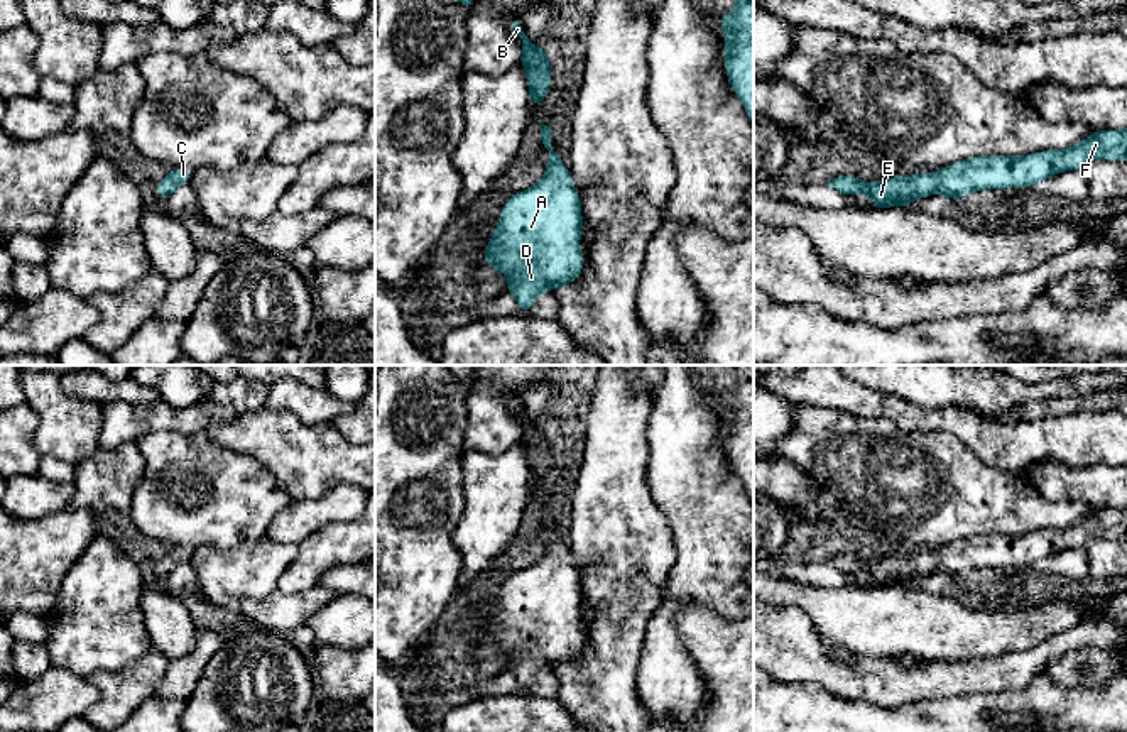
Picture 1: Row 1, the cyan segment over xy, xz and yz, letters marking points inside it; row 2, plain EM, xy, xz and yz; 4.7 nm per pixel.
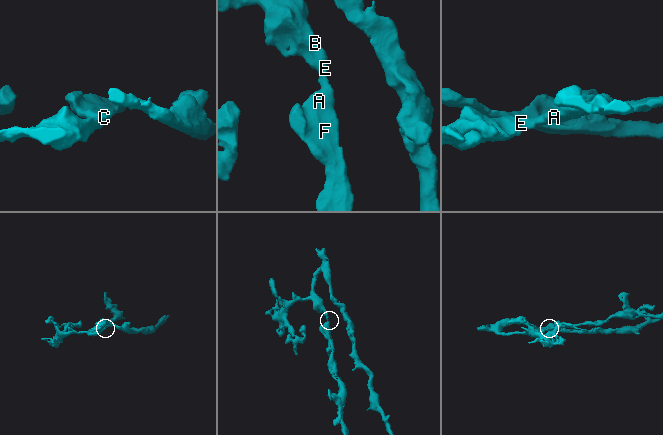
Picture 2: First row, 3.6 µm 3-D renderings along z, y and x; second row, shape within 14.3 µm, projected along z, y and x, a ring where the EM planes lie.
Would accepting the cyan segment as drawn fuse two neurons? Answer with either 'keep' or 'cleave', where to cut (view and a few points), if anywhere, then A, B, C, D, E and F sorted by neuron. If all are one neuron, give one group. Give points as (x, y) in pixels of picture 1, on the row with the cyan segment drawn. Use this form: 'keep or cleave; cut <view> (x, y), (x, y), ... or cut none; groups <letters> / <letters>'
keep; cut none; groups A B C D E F

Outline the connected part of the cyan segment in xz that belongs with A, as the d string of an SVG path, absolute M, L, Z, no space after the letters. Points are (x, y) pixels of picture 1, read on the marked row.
M542 123L541 140L549 150L546 174L504 205L483 254L490 267L509 277L507 291L524 314L547 287L558 292L574 282L585 265L581 196L551 144L551 134Z

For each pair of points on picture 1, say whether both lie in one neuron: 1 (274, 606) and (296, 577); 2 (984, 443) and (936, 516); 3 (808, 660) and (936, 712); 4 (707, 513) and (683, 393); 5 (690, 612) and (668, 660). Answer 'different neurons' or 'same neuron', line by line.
1: different neurons
2: different neurons
3: different neurons
4: same neuron
5: different neurons

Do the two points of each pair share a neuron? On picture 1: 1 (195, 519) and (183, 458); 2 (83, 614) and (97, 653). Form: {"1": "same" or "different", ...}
{"1": "same", "2": "same"}

